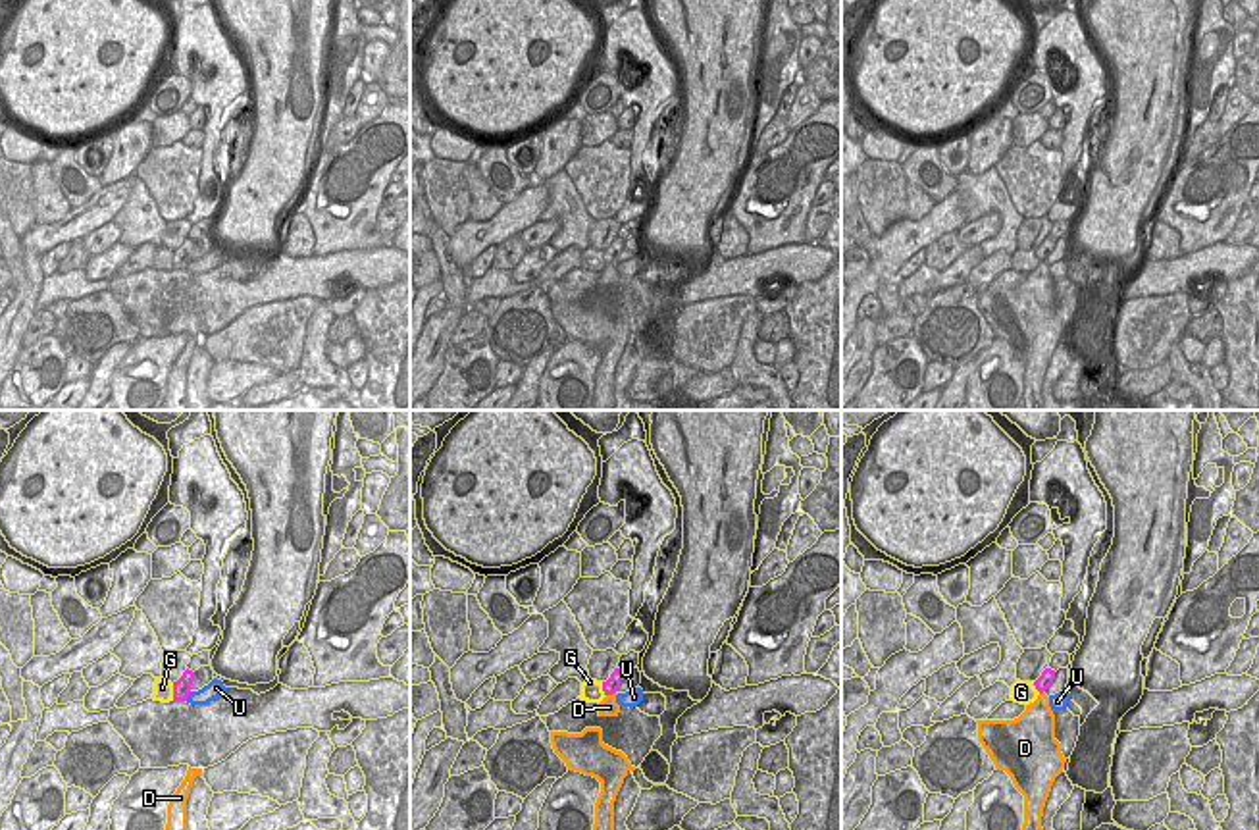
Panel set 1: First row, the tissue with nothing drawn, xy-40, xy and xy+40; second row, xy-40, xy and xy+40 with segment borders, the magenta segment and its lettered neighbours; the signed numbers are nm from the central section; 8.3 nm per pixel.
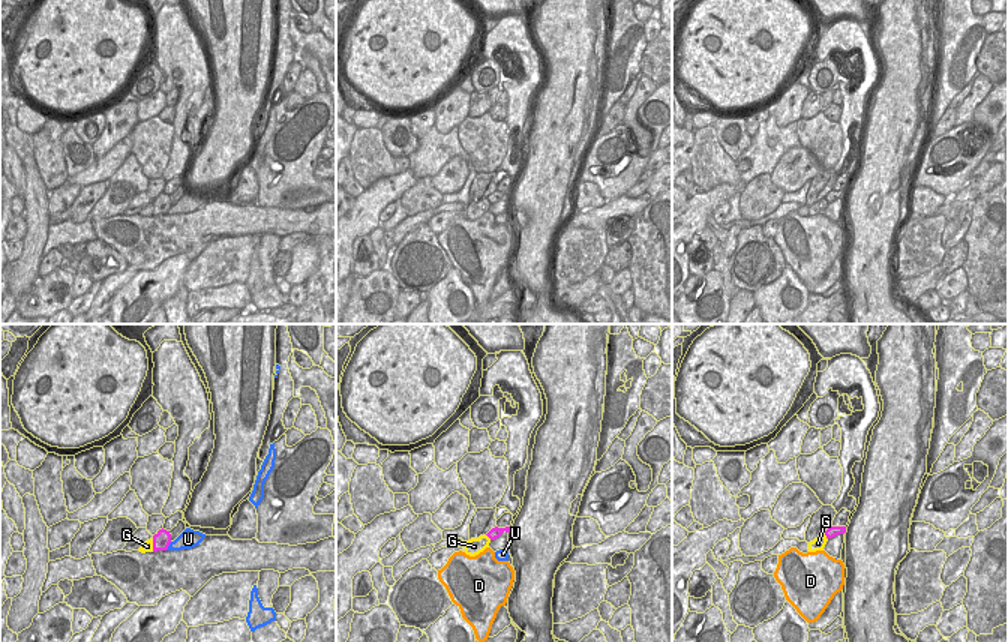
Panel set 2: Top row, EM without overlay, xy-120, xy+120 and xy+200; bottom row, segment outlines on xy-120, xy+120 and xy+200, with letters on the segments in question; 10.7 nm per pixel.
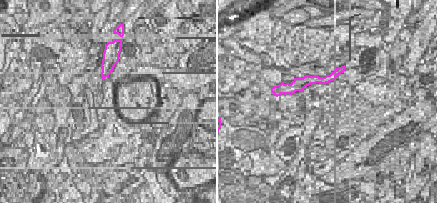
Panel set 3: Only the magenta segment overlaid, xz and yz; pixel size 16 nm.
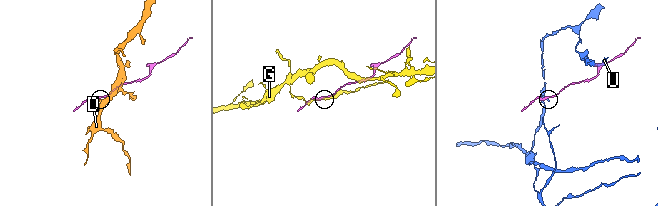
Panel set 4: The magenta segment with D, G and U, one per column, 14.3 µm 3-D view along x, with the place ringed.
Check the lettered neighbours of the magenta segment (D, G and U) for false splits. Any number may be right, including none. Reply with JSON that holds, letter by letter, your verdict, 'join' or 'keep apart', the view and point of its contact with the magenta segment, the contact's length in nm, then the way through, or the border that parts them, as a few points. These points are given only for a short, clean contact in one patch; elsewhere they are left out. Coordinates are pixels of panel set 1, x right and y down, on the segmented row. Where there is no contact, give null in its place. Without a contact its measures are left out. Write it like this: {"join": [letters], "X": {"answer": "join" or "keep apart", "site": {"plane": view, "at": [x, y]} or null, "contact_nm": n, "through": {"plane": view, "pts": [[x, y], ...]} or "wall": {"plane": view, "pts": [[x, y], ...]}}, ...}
{"join": [], "D": {"answer": "keep apart", "site": {"plane": "xy", "at": [611, 694]}, "contact_nm": 90}, "G": {"answer": "keep apart", "site": {"plane": "xy-40", "at": [174, 692]}, "contact_nm": 140}, "U": {"answer": "keep apart", "site": {"plane": "xy-40", "at": [187, 696]}, "contact_nm": 110, "wall": {"plane": "xy-40", "pts": [[193, 692], [185, 700]]}}}

